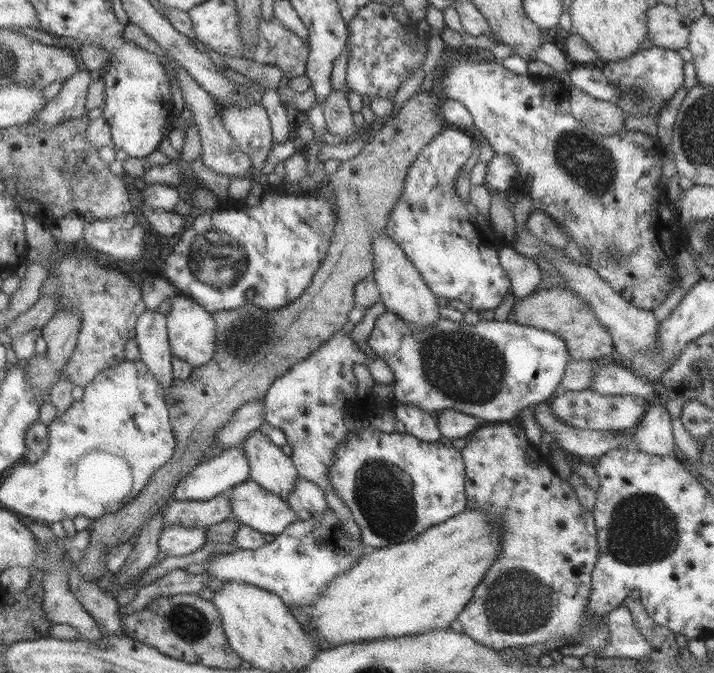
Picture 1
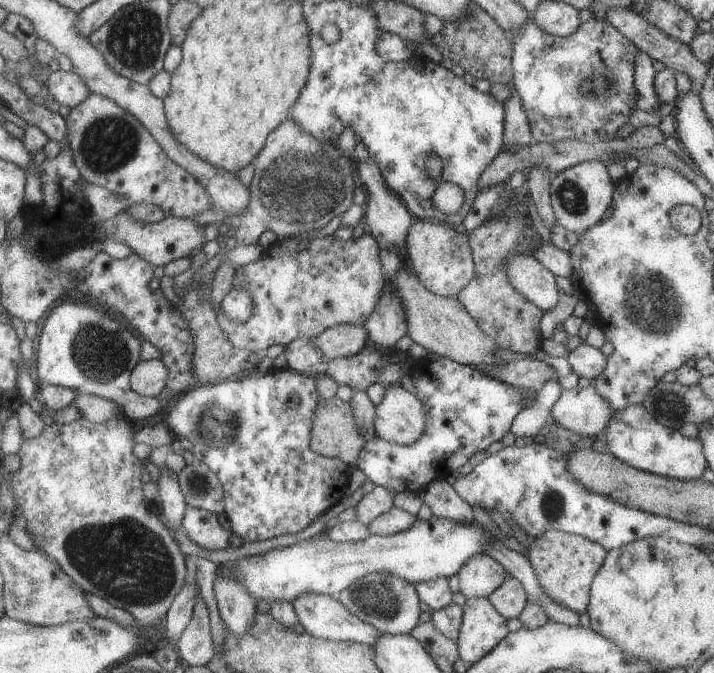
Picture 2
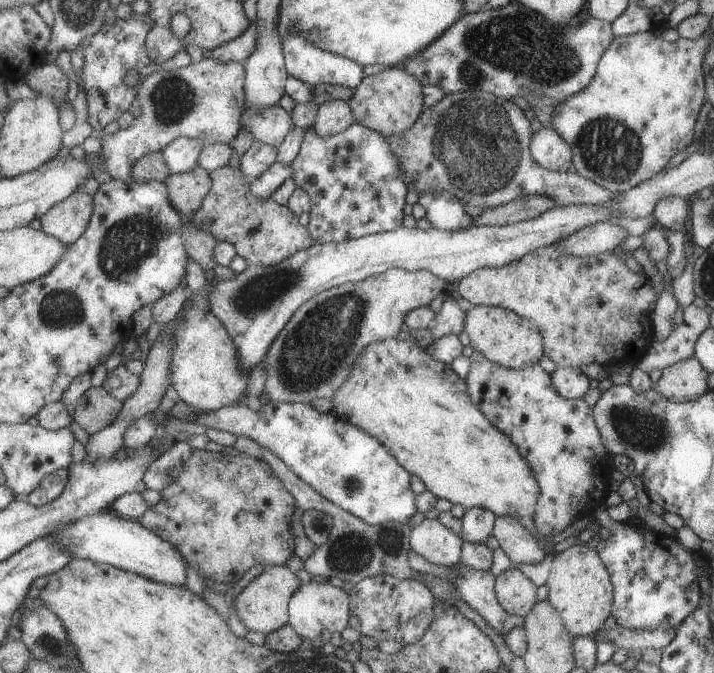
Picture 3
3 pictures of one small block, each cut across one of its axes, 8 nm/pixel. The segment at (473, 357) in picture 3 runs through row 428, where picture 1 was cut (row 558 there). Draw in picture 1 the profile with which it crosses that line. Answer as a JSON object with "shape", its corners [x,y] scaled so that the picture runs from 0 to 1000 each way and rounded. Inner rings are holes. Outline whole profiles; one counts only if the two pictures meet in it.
{"shape":[[[706,627],[679,629],[653,652],[644,673],[650,689],[654,756],[679,758],[685,776],[699,783],[702,822],[662,875],[657,896],[639,917],[648,939],[664,952],[697,967],[763,957],[776,948],[804,948],[808,957],[822,960],[824,972],[843,972],[852,944],[849,927],[846,921],[832,929],[822,926],[822,896],[838,817],[828,761],[808,746],[805,730],[794,715],[783,710],[769,681],[737,652],[732,636],[718,636]]]}

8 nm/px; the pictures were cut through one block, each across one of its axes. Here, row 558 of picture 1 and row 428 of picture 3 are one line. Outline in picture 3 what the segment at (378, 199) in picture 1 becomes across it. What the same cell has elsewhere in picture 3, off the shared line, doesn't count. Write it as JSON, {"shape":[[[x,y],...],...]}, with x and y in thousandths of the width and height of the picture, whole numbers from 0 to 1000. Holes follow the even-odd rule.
{"shape":[[[143,574],[125,575],[102,600],[101,626],[123,646],[155,630],[171,605],[171,596],[157,590]]]}

